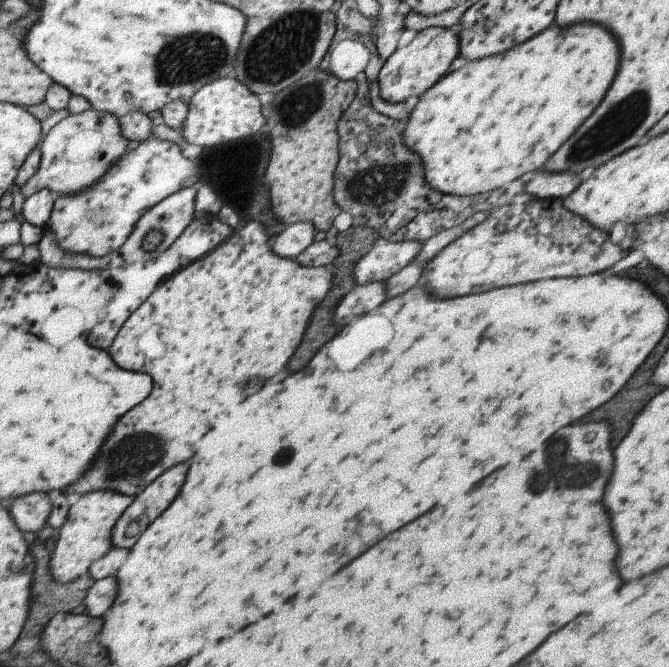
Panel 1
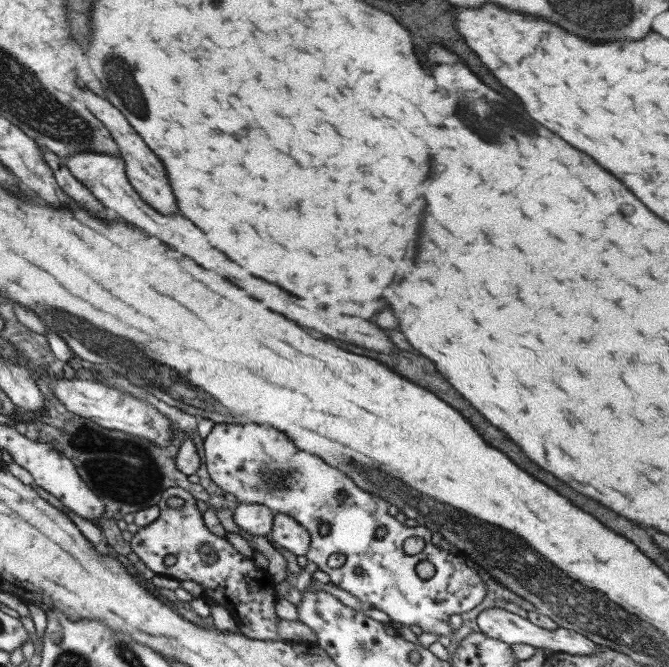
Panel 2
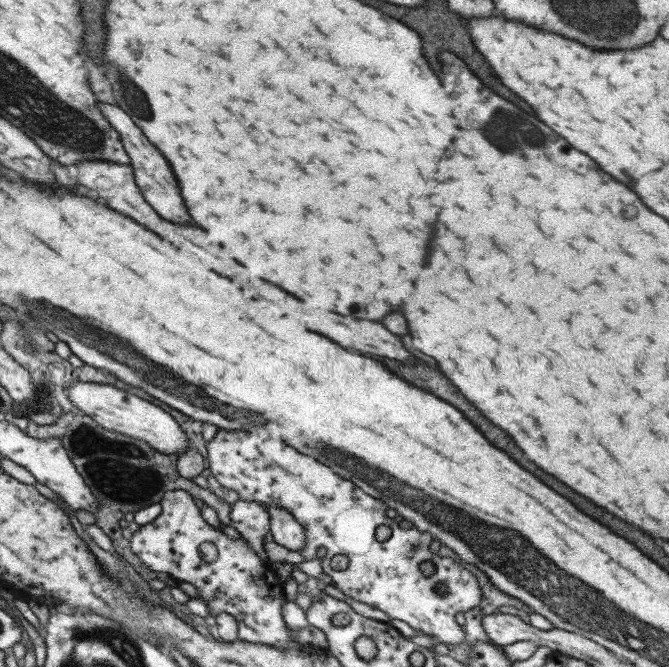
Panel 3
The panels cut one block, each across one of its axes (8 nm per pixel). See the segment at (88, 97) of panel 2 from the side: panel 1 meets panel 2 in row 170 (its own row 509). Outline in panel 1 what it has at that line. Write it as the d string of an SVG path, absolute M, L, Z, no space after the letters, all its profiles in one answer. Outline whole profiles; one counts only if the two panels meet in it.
M177 464L169 470L165 470L161 476L157 476L119 516L119 520L113 526L111 544L113 548L131 548L143 528L171 504L171 500L177 496L183 478L187 472L187 464Z

